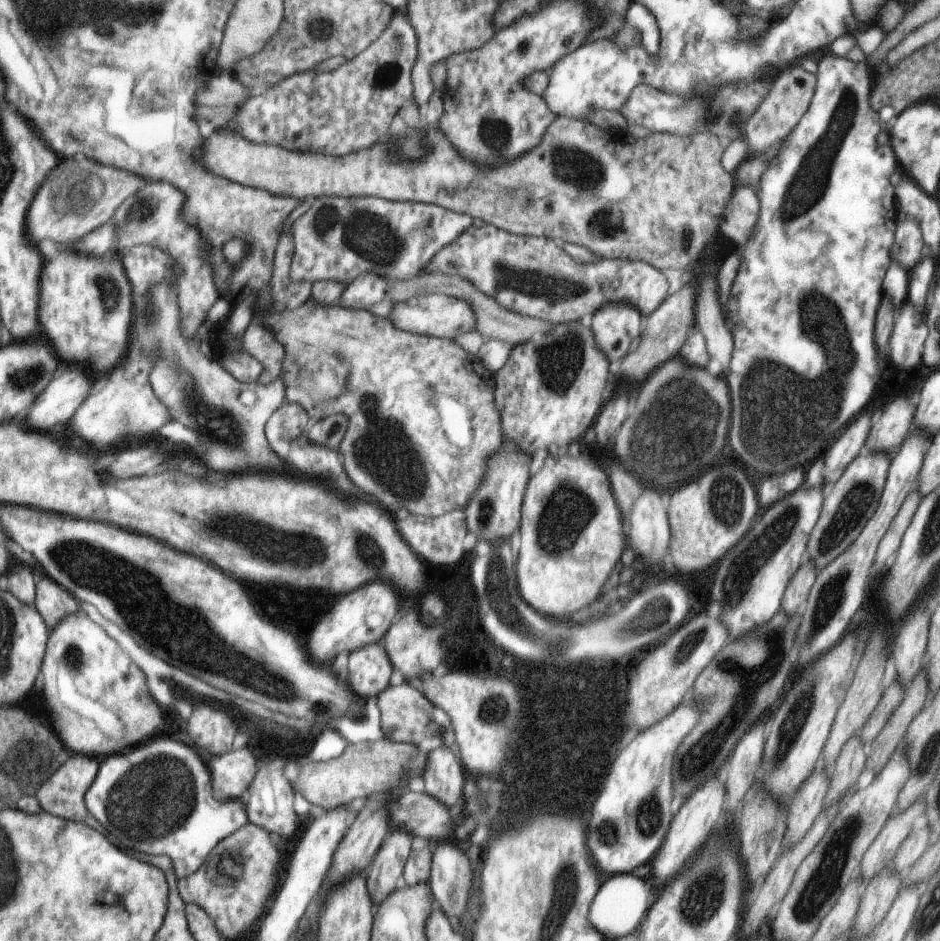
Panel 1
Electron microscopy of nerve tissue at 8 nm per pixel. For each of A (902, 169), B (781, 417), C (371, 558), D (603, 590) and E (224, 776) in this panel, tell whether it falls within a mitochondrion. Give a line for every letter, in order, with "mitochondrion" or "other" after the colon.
A: other
B: mitochondrion
C: other
D: other
E: other

